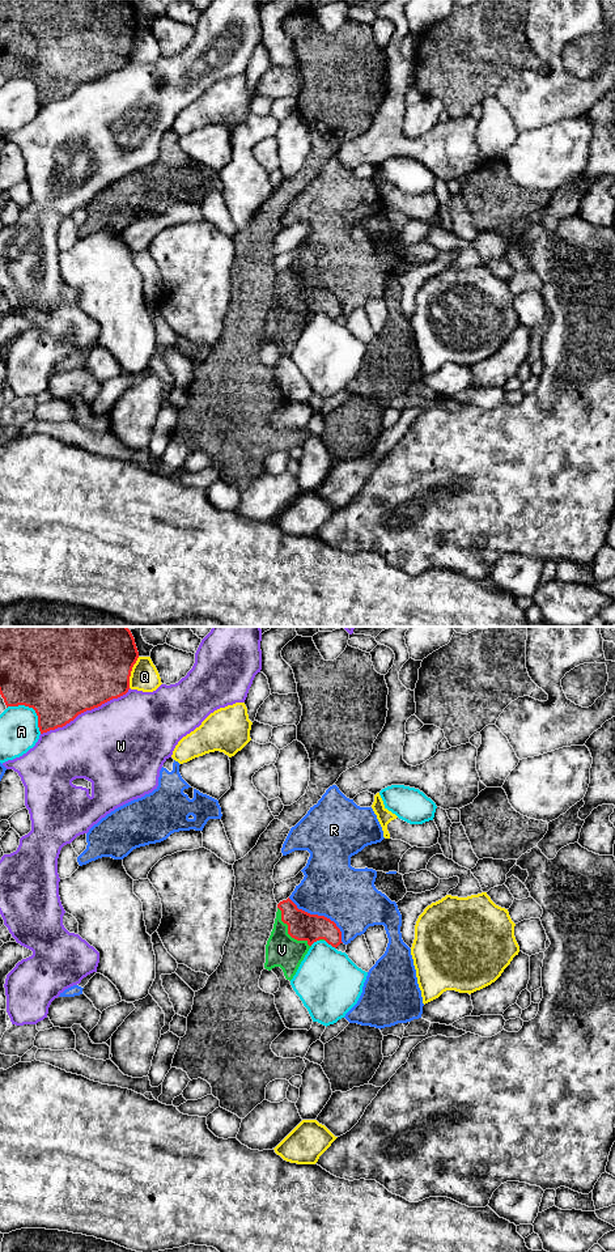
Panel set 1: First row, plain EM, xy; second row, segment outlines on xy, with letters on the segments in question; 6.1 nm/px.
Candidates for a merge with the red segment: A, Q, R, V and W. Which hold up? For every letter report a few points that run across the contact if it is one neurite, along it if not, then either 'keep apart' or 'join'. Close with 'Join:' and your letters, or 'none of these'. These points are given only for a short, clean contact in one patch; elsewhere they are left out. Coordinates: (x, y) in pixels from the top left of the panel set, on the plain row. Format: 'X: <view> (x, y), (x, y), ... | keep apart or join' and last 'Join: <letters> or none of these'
A: keep apart
Q: keep apart
R: keep apart
V: join
W: keep apart
Join: V

